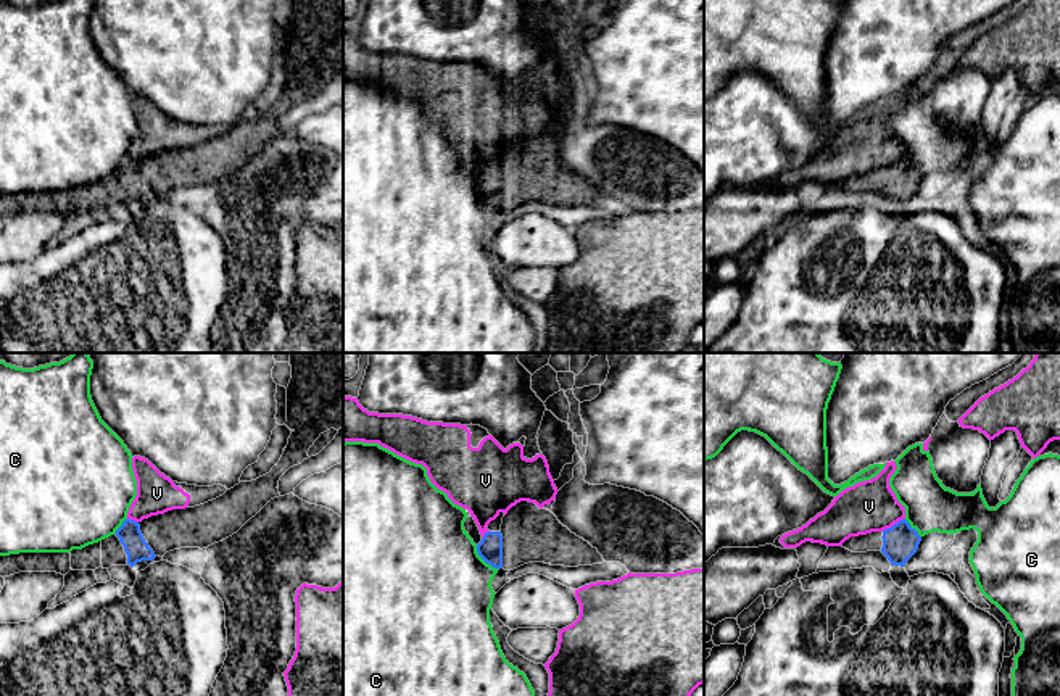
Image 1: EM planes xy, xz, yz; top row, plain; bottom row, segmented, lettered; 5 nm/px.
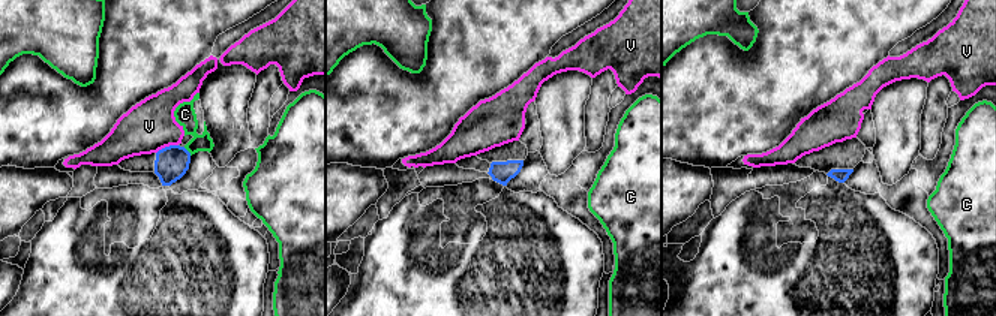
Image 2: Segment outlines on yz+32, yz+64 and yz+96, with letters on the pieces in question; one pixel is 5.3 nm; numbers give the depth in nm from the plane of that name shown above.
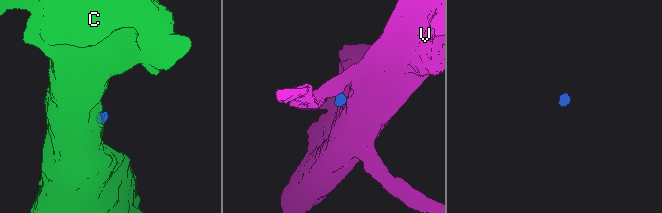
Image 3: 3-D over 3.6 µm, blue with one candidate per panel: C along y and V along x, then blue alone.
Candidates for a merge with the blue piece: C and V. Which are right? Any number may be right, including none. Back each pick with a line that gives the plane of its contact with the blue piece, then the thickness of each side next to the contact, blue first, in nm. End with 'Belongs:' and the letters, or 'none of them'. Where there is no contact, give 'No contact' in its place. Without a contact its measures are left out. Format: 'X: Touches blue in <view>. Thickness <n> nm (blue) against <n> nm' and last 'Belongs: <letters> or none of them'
Belongs: none of them

